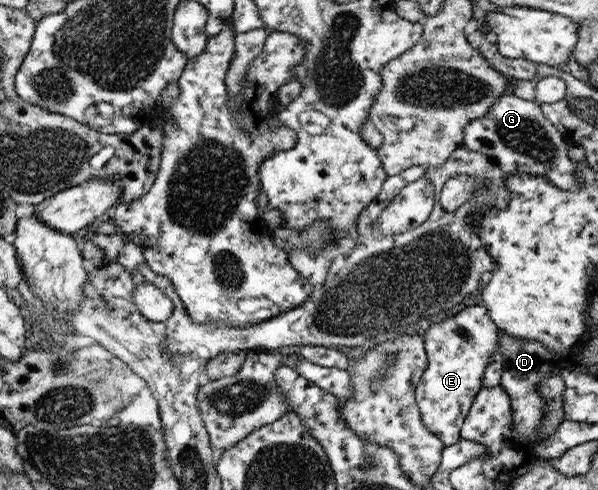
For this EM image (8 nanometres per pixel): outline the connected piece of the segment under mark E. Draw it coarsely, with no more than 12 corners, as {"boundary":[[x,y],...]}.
{"boundary":[[485,305],[462,306],[424,336],[414,387],[423,424],[457,444],[492,354]]}

